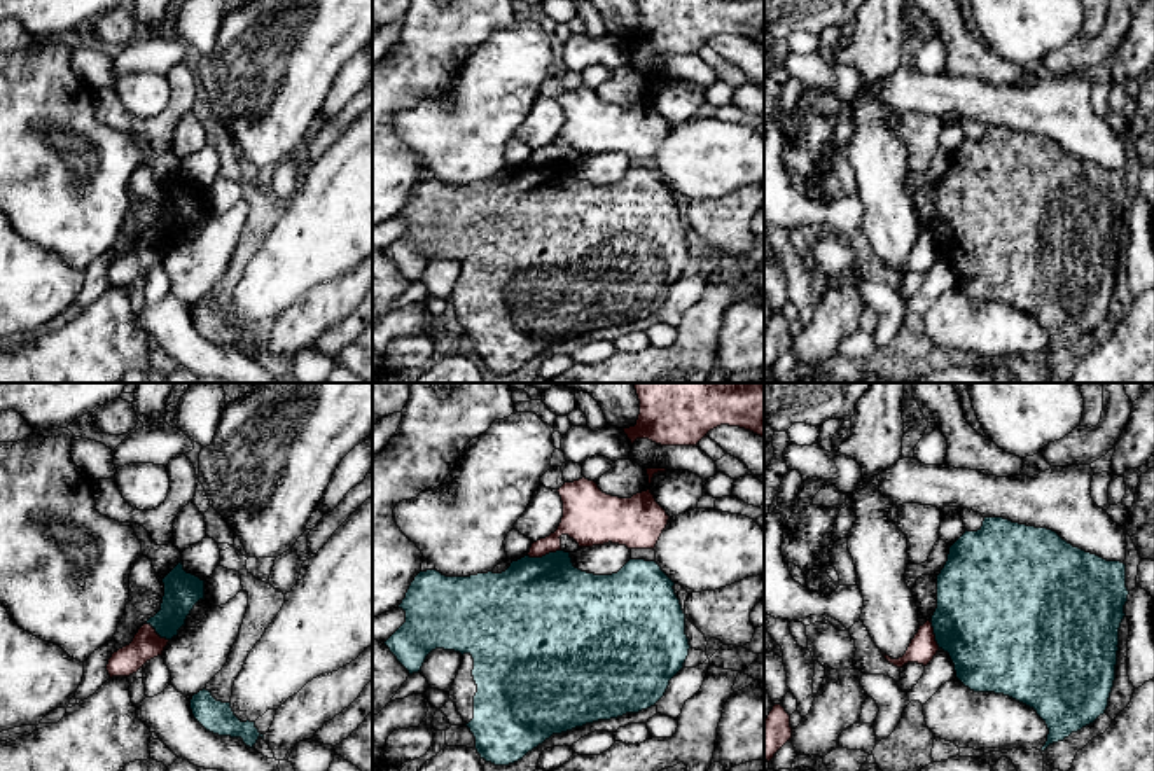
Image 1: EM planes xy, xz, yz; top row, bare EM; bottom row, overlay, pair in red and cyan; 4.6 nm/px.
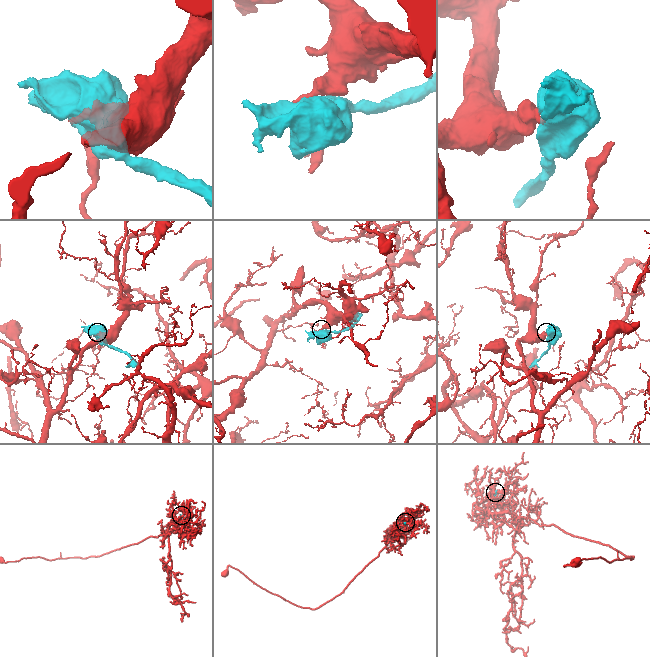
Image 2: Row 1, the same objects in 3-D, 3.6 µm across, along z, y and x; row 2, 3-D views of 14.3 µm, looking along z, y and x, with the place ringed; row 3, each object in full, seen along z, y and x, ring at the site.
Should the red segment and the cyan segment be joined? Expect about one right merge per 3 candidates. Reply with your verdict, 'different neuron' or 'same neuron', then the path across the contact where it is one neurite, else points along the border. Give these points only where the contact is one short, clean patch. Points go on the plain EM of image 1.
different neuron; border xz (560, 158), (541, 165), (528, 165)

